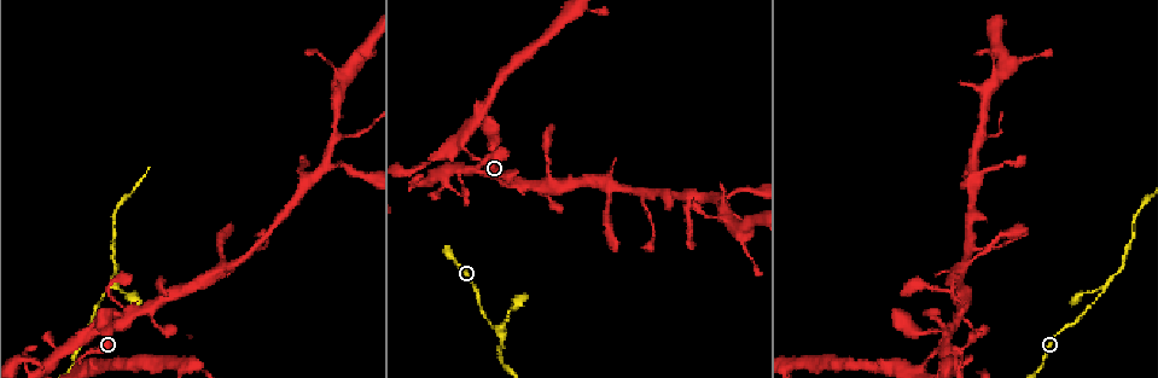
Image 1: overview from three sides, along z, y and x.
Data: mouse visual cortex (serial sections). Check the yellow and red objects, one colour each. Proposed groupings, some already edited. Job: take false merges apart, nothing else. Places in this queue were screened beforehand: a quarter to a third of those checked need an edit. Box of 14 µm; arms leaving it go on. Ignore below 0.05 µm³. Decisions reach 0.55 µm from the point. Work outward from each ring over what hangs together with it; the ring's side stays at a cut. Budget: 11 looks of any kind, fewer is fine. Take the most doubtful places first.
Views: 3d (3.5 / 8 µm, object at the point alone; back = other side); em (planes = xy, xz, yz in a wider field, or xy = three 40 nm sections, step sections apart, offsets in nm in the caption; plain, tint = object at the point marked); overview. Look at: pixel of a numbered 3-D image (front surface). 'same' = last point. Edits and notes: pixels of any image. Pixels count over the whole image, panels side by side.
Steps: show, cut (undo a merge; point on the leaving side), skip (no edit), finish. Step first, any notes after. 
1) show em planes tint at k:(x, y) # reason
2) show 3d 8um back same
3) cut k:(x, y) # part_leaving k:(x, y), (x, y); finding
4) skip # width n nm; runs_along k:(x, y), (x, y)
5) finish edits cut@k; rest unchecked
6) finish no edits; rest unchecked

show 3d 8um at 1:(113, 287) # arms part here

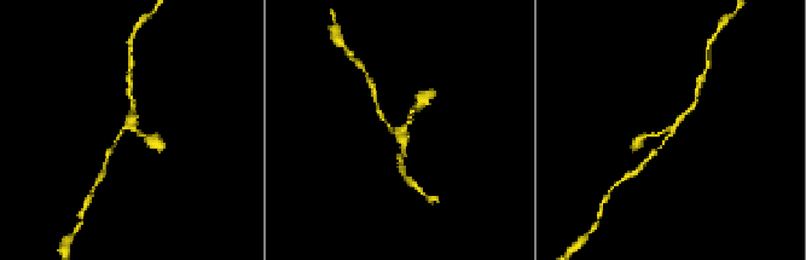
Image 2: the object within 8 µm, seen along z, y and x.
show 3d 3.5um at 2:(393, 132) # closer look

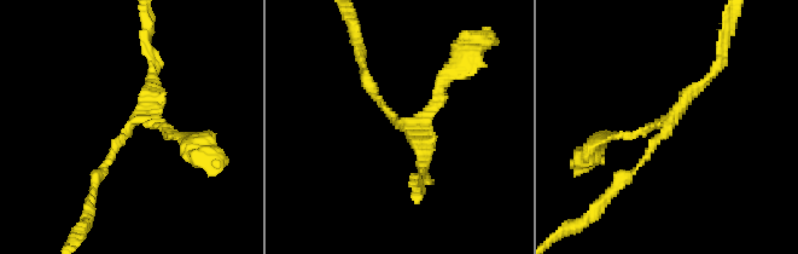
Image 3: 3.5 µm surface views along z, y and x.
show em xy step 2 tint at 3:(133, 120) # arms 3; arm_widths 100, 150, 150 nm; shape alone is not enough

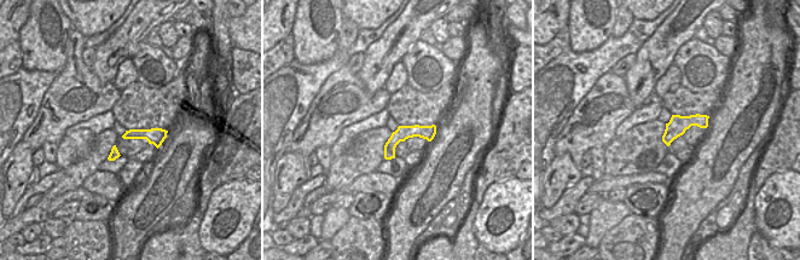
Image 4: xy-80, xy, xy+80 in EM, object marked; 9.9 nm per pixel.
skip # width 150 nm; runs_along 4:(433, 128), (404, 132), (387, 155); all the same cell

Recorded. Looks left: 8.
show 3d 3.5um at 1:(925, 362) # a narrow waist

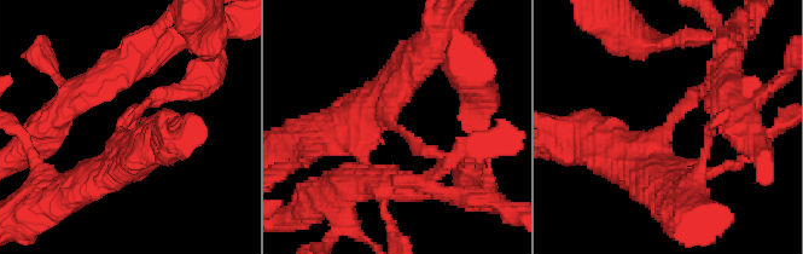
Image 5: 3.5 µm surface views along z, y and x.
show em xy step 3 tint at 5:(399, 129) # arm_widths 200, 400 nm; need the tissue

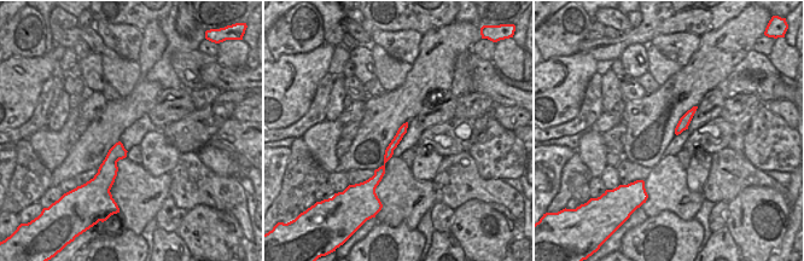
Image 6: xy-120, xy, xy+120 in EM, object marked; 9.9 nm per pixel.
skip # runs_along 5:(708, 87), (636, 159), (609, 155); all the same cell

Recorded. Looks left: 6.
show 3d 8um back at 1:(969, 253) # a fork

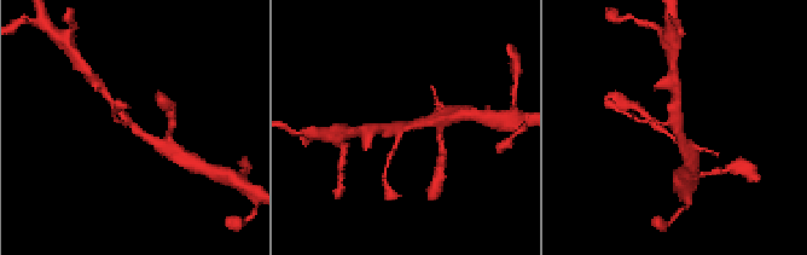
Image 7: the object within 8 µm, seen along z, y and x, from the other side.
show 3d 3.5um back at 7:(135, 126) # closer look

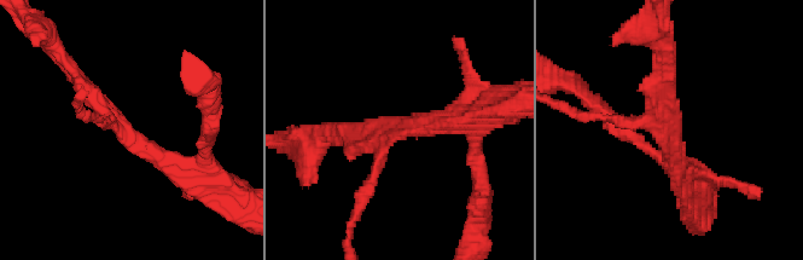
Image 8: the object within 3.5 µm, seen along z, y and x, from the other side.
show em xy step 1 tint at 8:(123, 127)

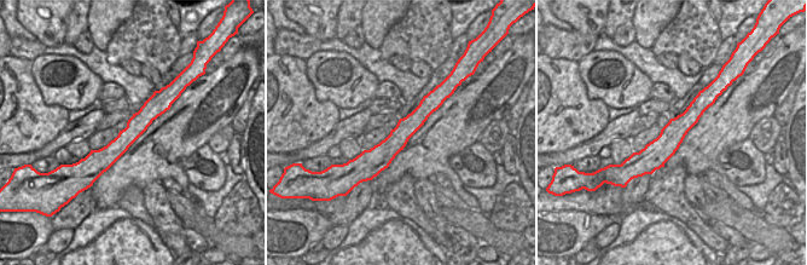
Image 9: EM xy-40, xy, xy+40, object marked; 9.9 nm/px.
skip # width 220 nm; runs_along 9:(162, 93), (97, 173); continuous, no second cell

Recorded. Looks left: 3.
show 3d 3.5um at 1:(970, 180) # two arms in line, one across

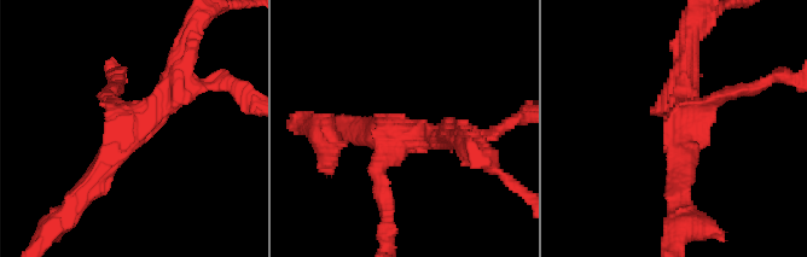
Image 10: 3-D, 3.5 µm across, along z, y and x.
show em xy step 3 tint at 10:(408, 133)

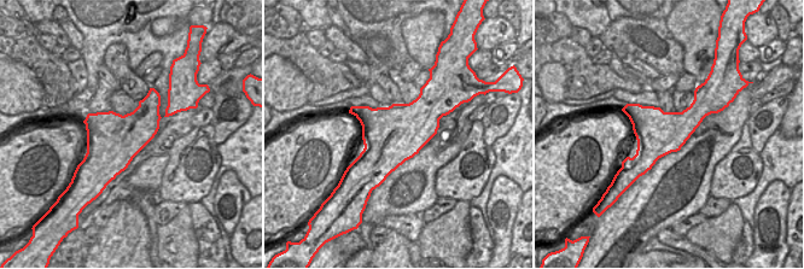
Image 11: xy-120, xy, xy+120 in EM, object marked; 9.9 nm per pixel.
skip # arm_widths 200, 250, 350 nm; runs_along 10:(83, 190), (180, 82), (184, 60); all the same cell

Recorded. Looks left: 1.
finish no edits; rest unchecked

